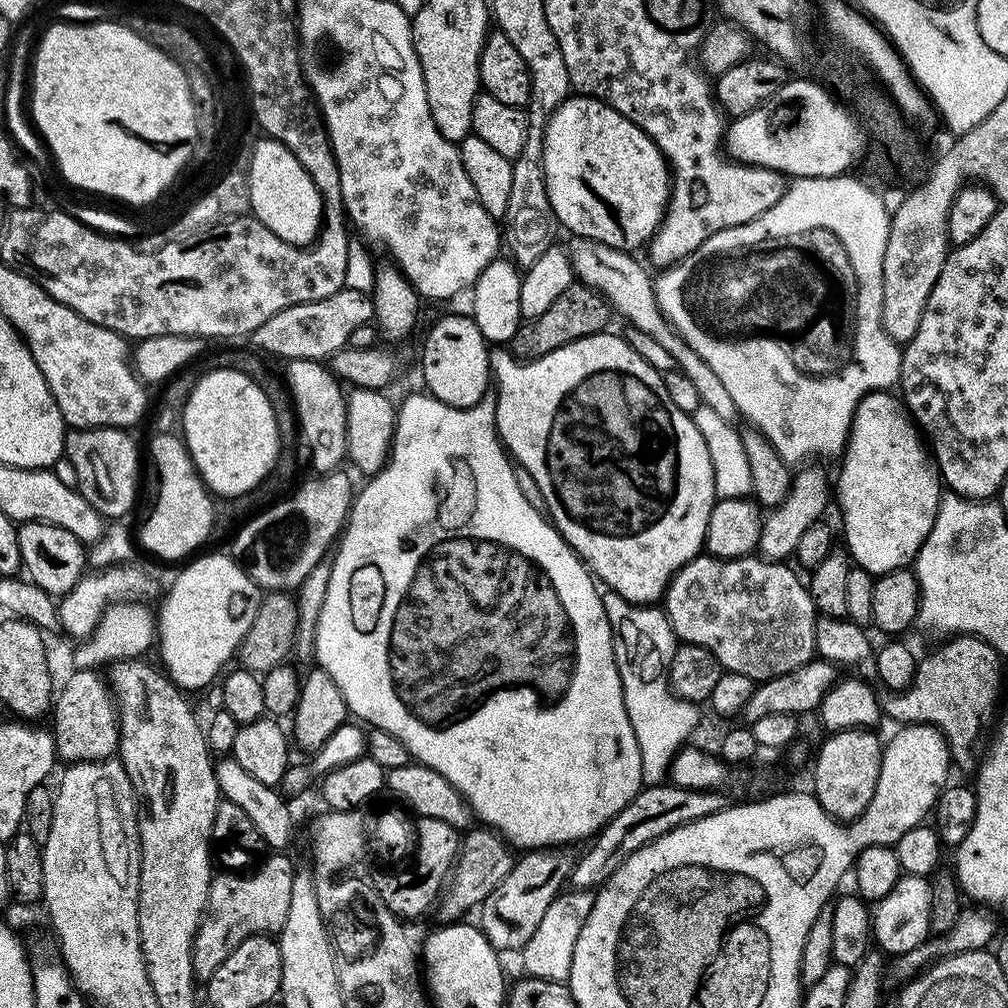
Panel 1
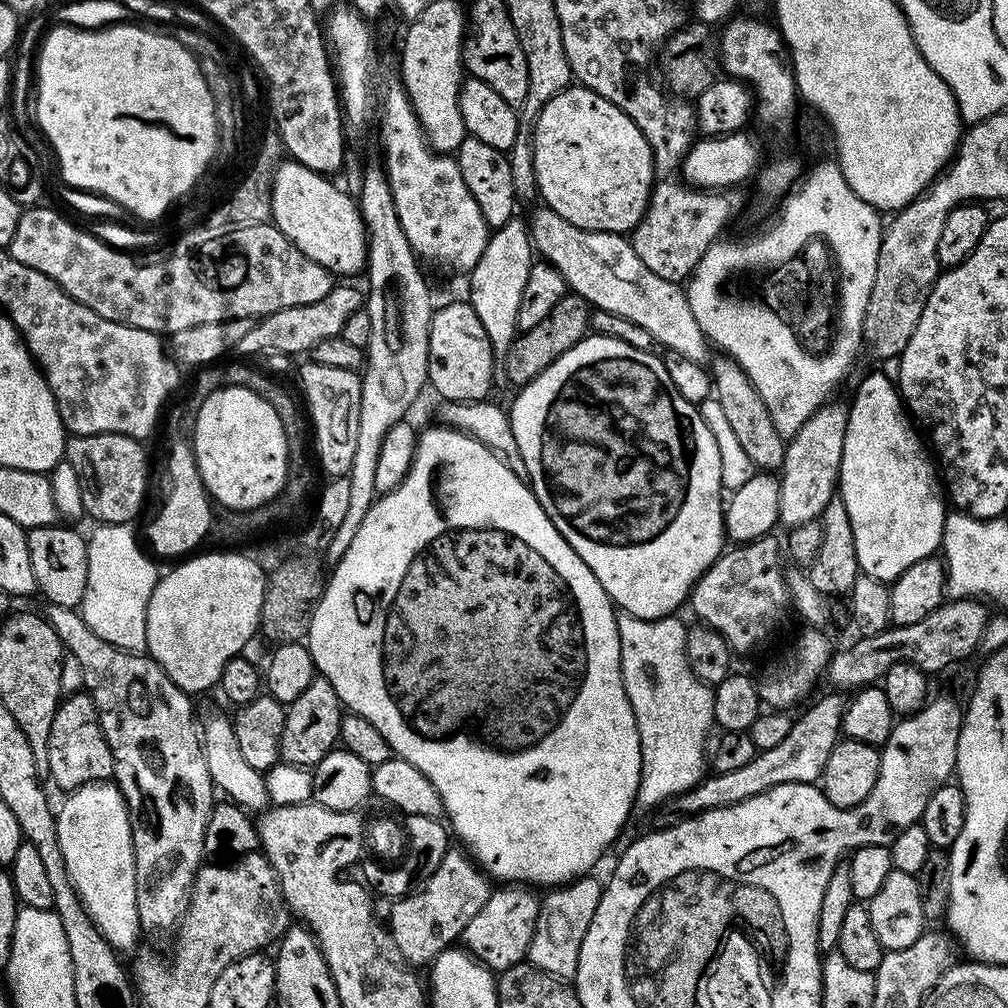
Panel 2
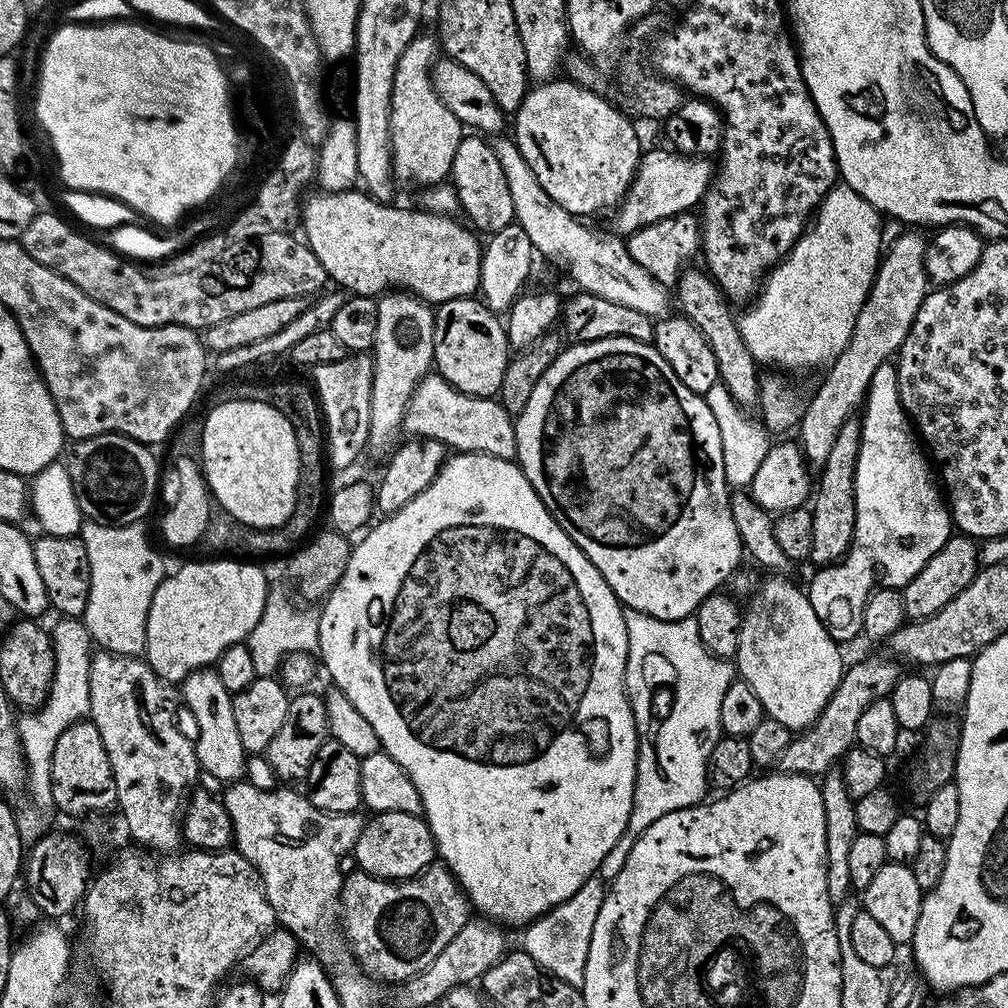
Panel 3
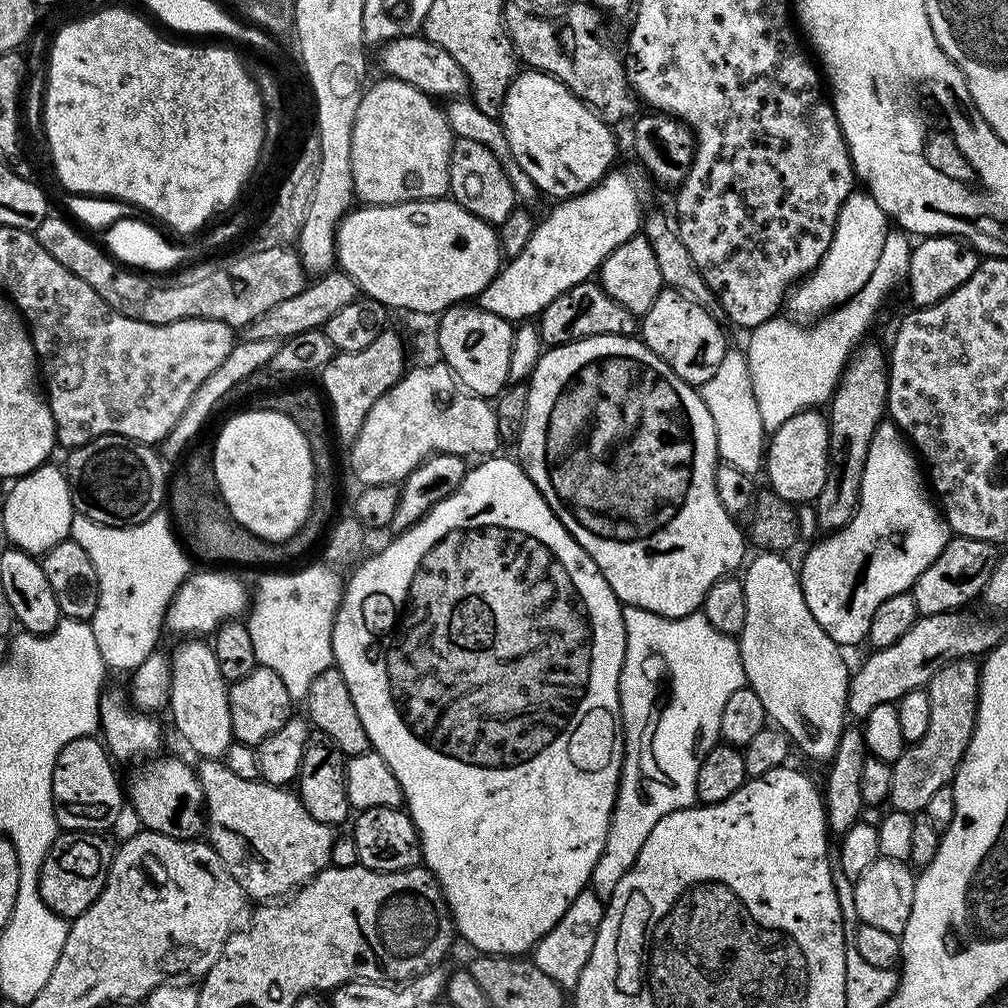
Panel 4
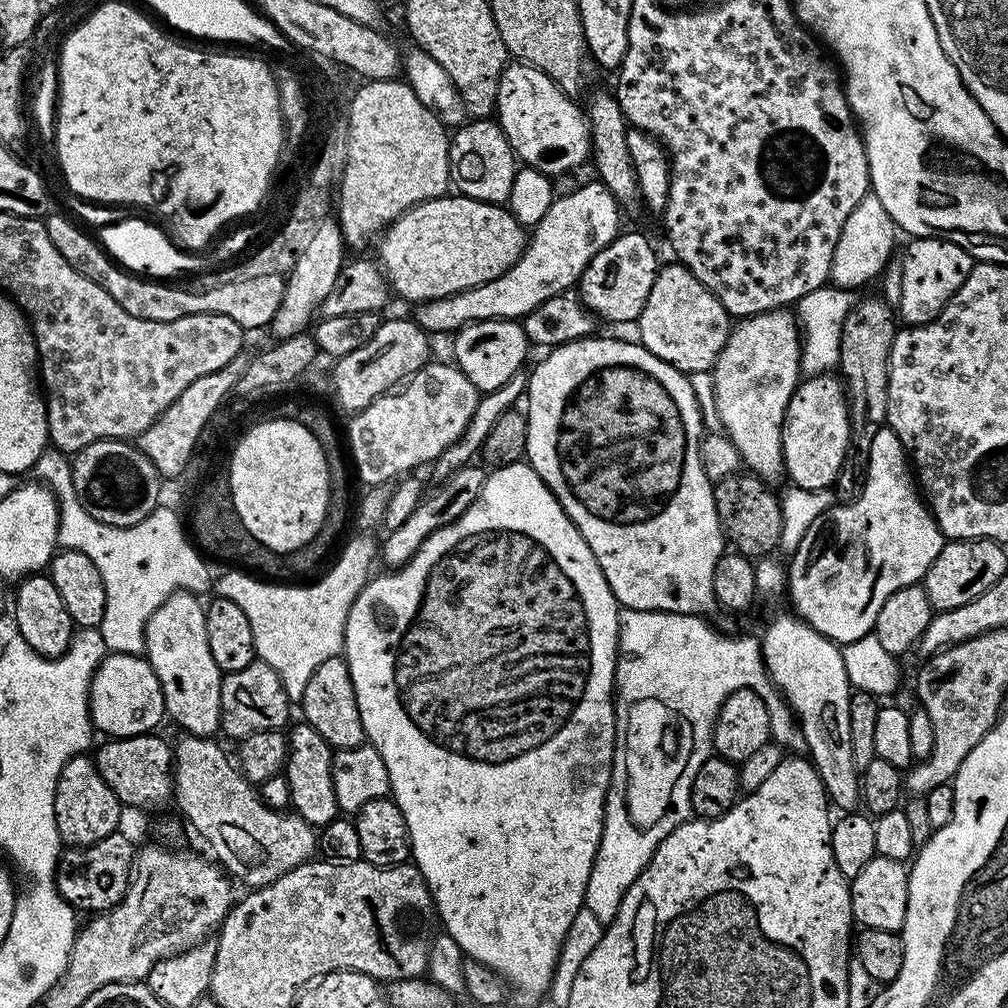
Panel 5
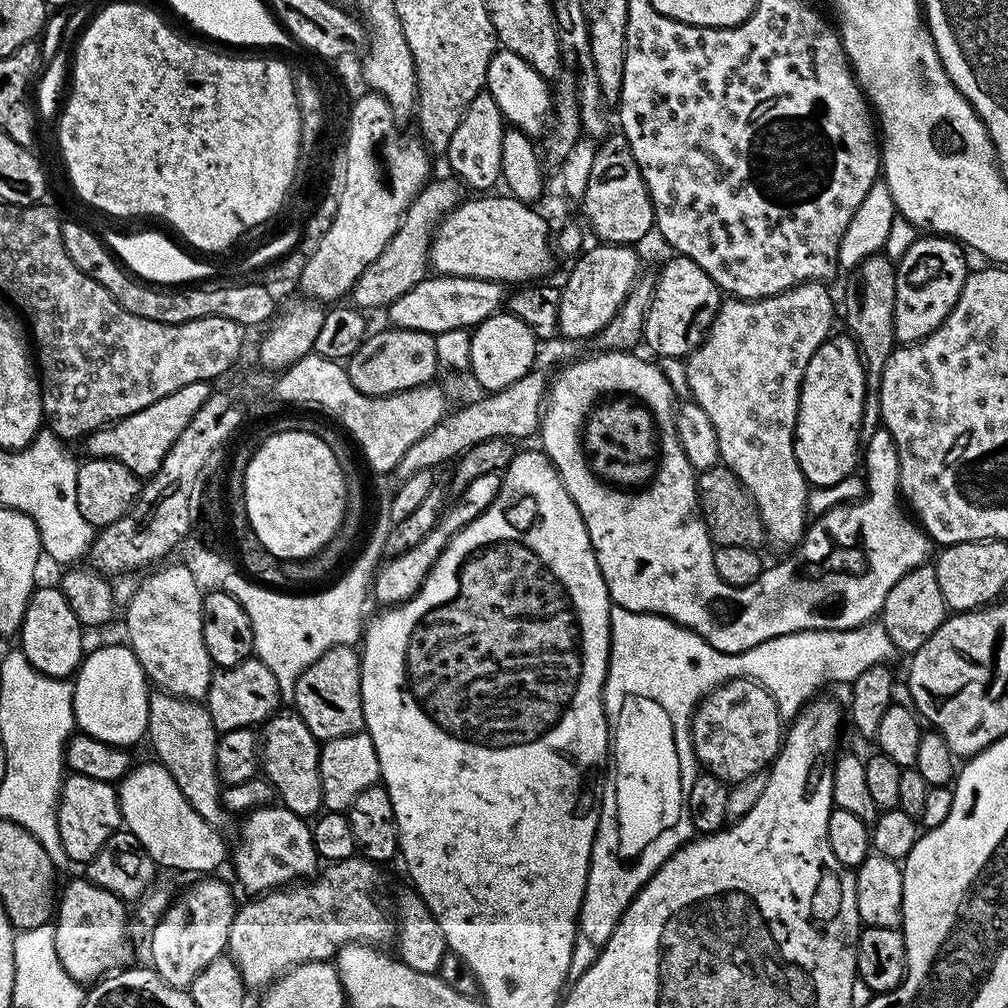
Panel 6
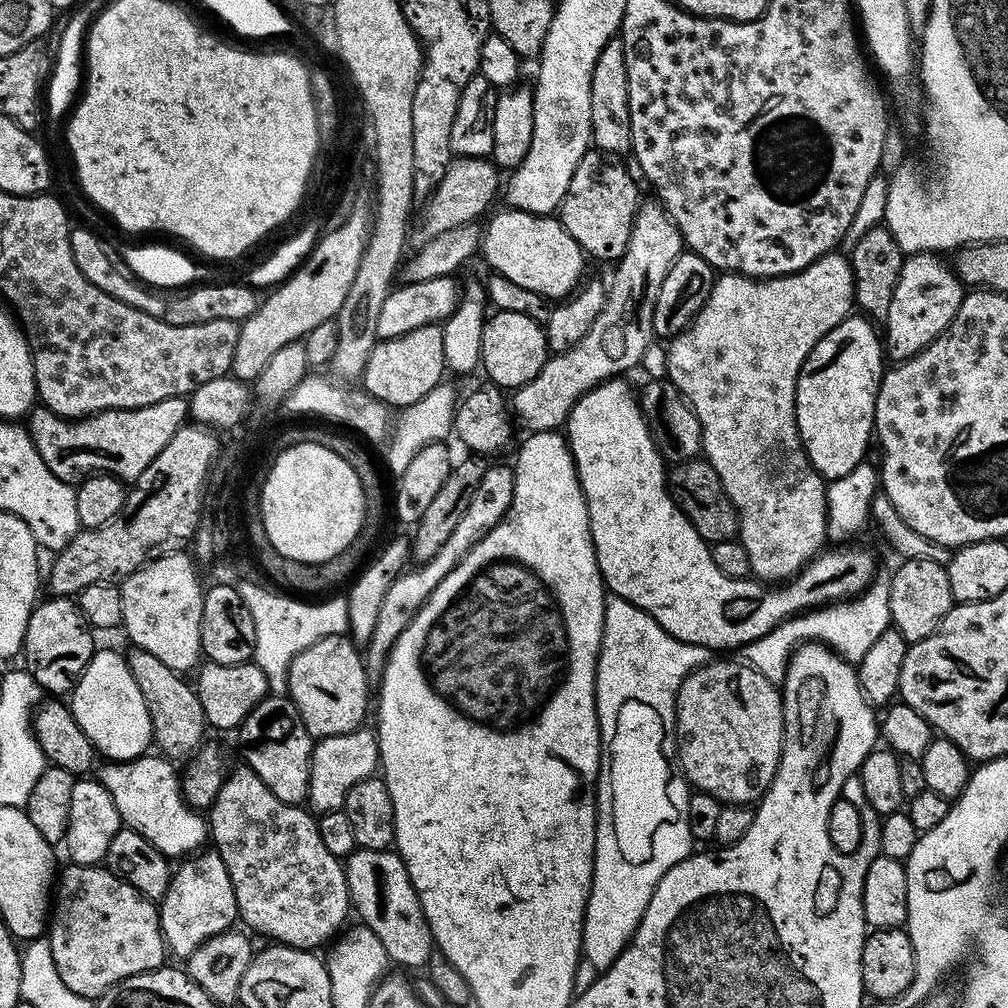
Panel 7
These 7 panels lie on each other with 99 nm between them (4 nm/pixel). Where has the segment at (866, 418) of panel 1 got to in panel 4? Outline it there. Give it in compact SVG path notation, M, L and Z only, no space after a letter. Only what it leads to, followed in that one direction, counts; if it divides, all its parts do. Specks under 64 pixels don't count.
M891 422L880 424L878 430L874 430L870 454L866 454L866 470L854 518L846 527L825 535L825 540L818 541L805 554L804 561L798 564L806 606L834 643L839 646L863 645L868 638L874 610L878 610L886 598L894 598L894 594L909 591L922 570L926 570L926 566L930 566L930 562L934 562L934 558L938 558L938 554L942 554L948 545L950 529L941 509L931 499L928 501L927 496L930 496L930 492L917 453L910 447L904 433Z

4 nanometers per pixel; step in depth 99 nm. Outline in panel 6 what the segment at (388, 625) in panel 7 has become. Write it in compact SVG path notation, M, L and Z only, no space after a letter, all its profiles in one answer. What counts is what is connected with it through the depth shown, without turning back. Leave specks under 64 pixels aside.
M498 472L482 474L482 478L474 478L474 482L470 482L470 486L466 486L466 490L458 493L455 497L456 501L453 499L440 513L436 525L430 530L430 534L426 534L426 538L422 538L422 542L418 542L418 546L410 546L410 550L385 559L381 563L370 589L374 600L377 600L380 606L395 606L409 600L422 586L424 579L428 577L429 570L434 566L438 554L442 554L442 550L448 545L448 540L454 538L454 534L458 534L458 530L462 530L470 522L474 522L474 518L478 518L494 502L500 489L501 479L501 473Z

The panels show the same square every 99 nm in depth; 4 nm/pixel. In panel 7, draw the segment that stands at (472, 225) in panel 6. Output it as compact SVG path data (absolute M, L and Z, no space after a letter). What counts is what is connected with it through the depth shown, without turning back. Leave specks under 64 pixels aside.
M509 206L504 210L505 212L493 211L487 217L488 224L486 222L483 225L482 257L484 256L485 262L492 267L491 271L552 302L559 302L571 296L580 287L586 276L584 249L578 246L578 242L574 242L574 238L570 238L570 234L562 227L559 219L553 218L551 215L526 213Z

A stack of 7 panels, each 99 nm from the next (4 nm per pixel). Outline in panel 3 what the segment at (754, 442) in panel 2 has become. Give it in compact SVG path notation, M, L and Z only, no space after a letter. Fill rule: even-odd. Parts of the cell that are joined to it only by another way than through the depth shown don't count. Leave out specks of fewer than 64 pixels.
M692 266L685 267L674 285L674 300L680 303L679 311L702 334L704 341L710 346L714 354L714 362L718 366L720 375L719 383L730 390L730 394L741 408L748 410L759 405L760 402L760 381L761 373L756 373L758 369L757 360L751 356L747 349L746 342L743 341L742 334L739 333L737 319L731 316L720 287L715 280L708 275L707 271L695 272ZM676 291L676 294L675 294ZM728 307L728 308L727 308Z

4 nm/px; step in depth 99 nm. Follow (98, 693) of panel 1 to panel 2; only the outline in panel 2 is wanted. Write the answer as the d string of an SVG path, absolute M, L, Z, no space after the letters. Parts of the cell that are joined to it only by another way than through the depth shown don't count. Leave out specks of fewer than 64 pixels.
M72 694L61 699L57 713L54 714L53 726L50 727L49 770L51 779L56 779L58 787L73 790L82 787L83 784L111 781L113 779L113 766L114 758L110 754L110 746L104 737L104 731L92 699L87 694Z

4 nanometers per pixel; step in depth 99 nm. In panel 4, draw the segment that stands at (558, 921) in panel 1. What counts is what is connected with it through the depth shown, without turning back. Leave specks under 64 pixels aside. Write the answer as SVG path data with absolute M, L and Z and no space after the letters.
M590 888L580 891L559 922L536 945L534 959L537 966L553 978L554 982L558 982L560 988L575 989L577 980L589 961L605 907L600 896Z

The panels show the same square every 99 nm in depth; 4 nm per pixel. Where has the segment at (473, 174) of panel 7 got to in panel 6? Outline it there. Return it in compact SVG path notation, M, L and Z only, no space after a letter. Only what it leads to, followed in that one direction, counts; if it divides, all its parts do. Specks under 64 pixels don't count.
M455 178L436 179L429 179L423 190L412 199L408 209L404 211L404 221L401 222L394 238L390 238L386 250L382 250L382 254L378 254L378 258L374 258L374 262L370 262L366 270L362 270L350 293L351 303L355 307L361 310L387 309L389 304L402 298L406 290L418 286L418 282L422 282L429 275L432 237L435 236L436 229L440 227L444 217L453 212L466 196L461 181Z

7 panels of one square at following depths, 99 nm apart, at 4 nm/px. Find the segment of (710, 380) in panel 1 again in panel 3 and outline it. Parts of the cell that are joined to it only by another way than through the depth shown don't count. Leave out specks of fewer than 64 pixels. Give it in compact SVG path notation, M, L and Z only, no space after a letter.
M498 134L491 139L492 153L498 159L510 192L515 223L530 237L535 251L568 270L581 291L598 294L600 298L631 307L653 318L663 317L667 313L665 311L668 308L668 300L670 304L667 287L657 283L642 266L634 262L623 239L616 236L604 237L590 230L583 225L585 223L581 219L569 214L564 207L558 206L534 177L534 172L522 158L516 142L511 137L506 137L507 135Z

